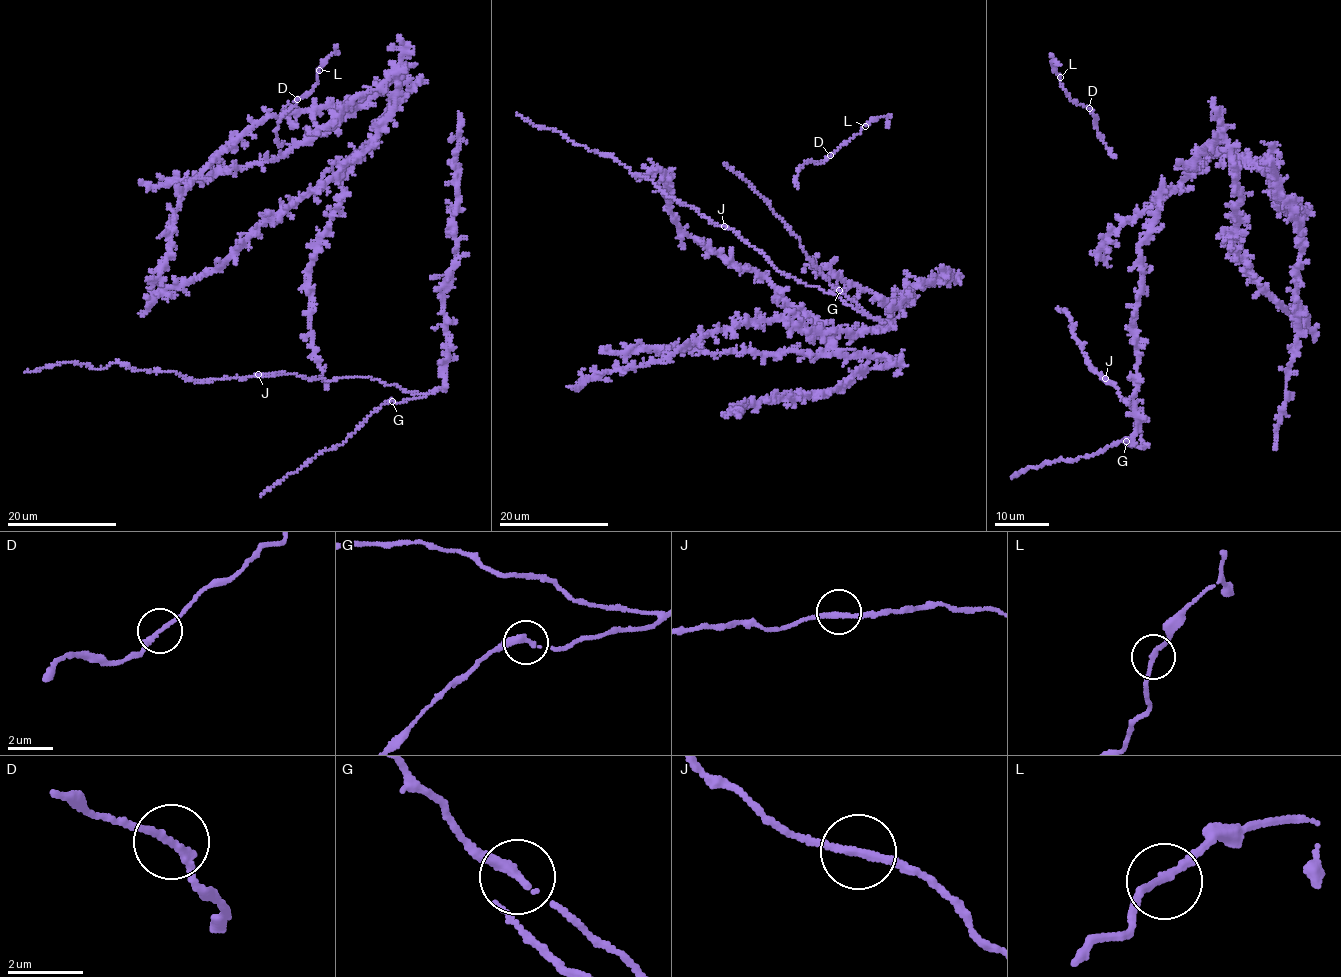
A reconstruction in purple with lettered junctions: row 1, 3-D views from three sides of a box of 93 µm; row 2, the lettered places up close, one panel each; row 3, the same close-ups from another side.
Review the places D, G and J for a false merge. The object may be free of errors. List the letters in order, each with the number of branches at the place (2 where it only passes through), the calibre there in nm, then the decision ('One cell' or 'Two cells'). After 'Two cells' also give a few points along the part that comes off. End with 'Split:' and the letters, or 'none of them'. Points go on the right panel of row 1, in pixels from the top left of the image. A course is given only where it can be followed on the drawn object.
D: Branches: 2. Thickness 200 nm. One cell
G: Branches: 2. Thickness 240 nm. One cell
J: Branches: 2. Thickness 200 nm. One cell
Split: none of them

